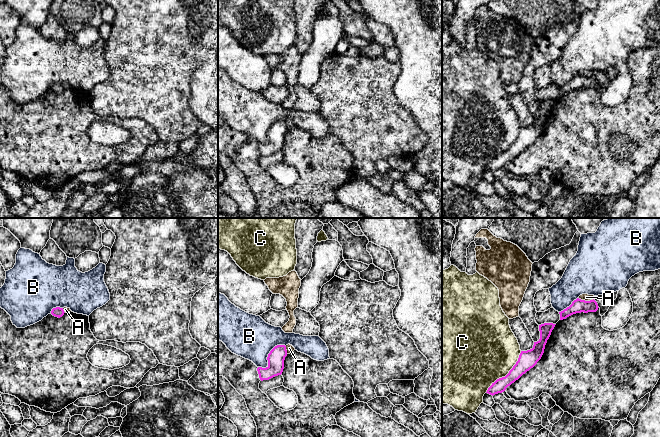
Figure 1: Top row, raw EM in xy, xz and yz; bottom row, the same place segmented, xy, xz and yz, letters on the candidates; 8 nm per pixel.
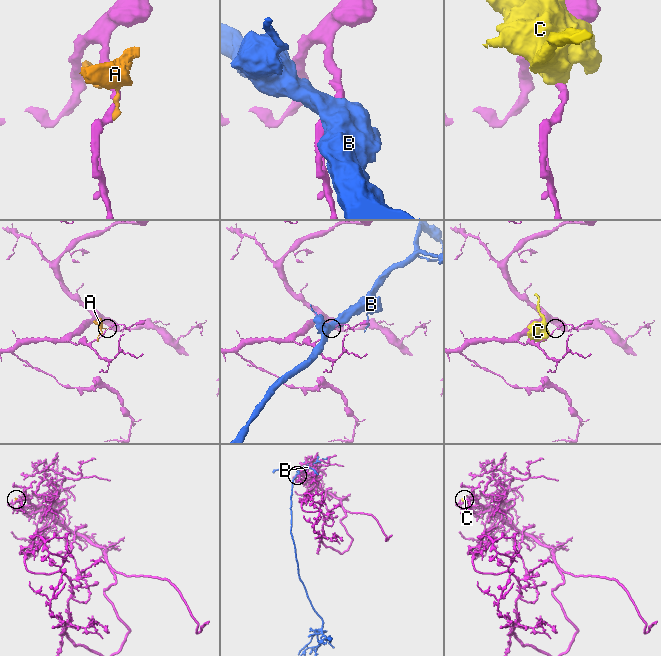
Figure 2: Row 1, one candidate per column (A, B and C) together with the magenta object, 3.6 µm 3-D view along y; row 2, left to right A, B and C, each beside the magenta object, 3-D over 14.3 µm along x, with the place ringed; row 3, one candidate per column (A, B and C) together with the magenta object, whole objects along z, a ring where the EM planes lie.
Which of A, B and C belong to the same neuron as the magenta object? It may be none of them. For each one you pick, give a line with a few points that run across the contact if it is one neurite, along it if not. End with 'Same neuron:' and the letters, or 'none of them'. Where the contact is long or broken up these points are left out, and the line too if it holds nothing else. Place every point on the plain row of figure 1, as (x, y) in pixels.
Same neuron: none of them

